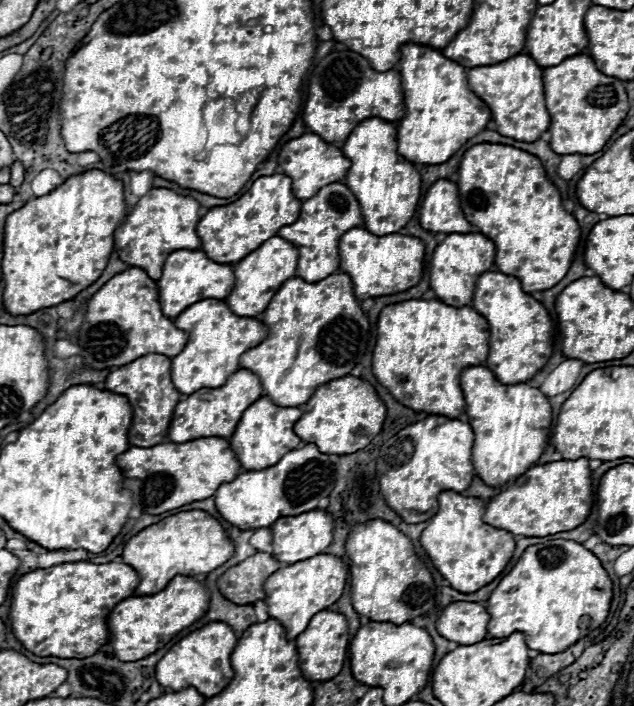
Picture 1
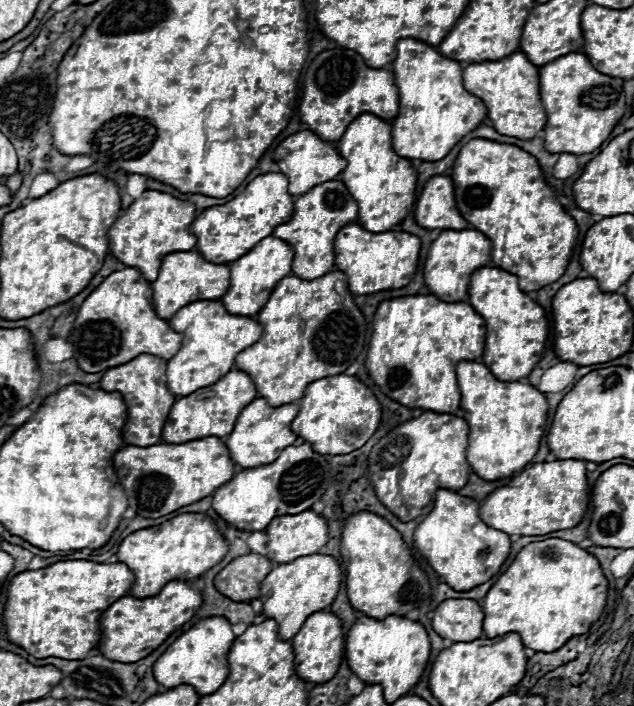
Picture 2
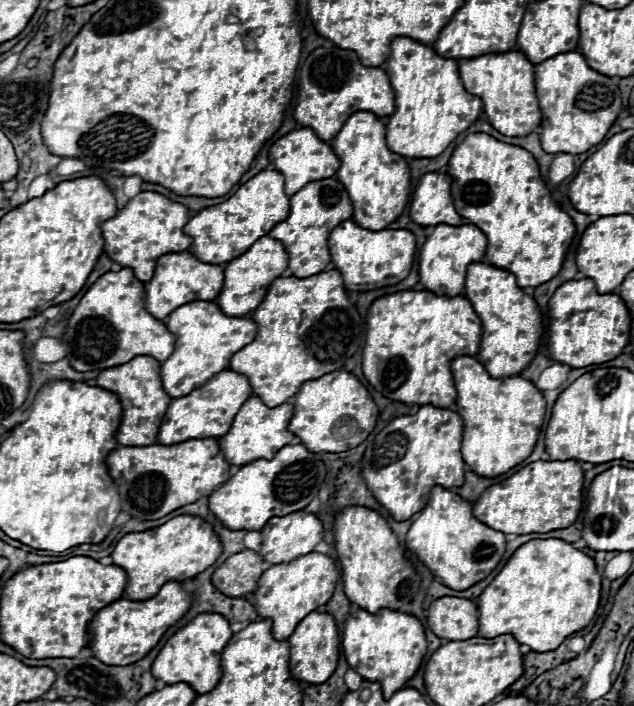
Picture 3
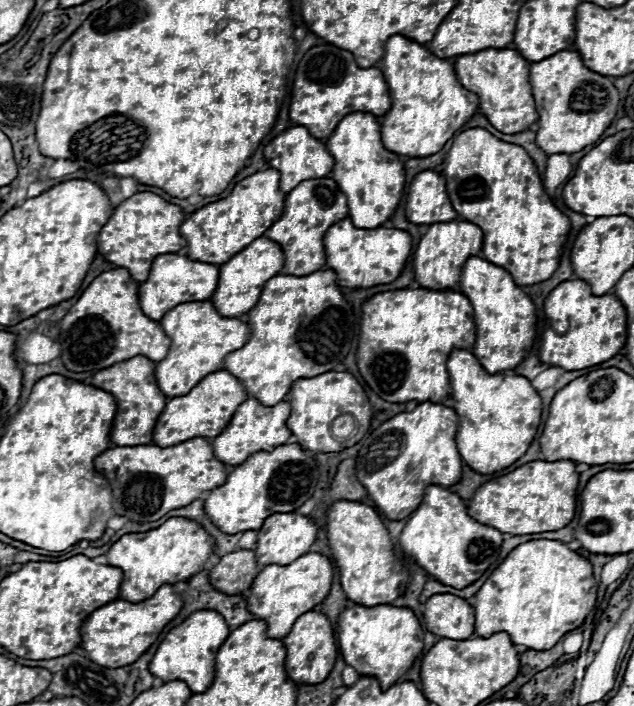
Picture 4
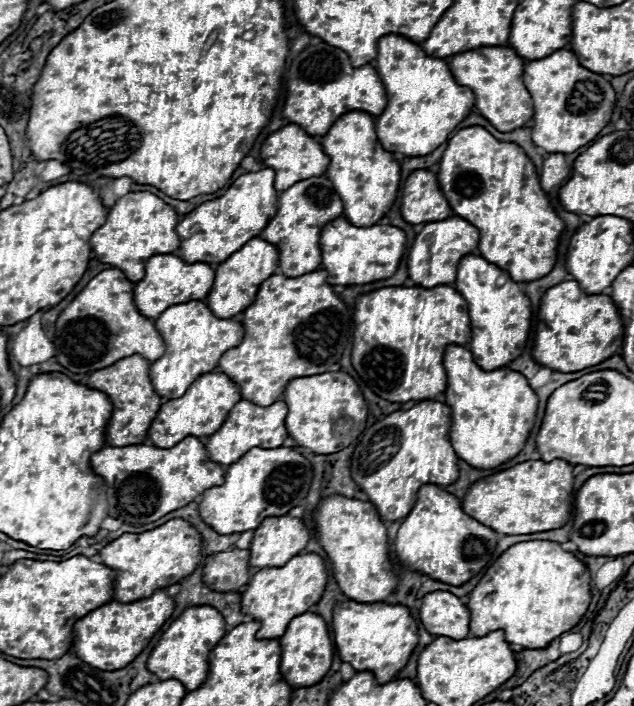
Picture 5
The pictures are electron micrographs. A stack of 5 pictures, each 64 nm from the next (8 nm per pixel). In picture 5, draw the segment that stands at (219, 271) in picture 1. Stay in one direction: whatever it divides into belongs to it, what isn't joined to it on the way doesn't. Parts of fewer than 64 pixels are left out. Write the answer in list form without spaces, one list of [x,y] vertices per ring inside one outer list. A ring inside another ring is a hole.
[[[158,254],[148,260],[146,276],[134,284],[134,302],[142,316],[156,320],[166,308],[192,300],[204,300],[214,284],[214,268],[204,262],[188,264],[174,254]]]

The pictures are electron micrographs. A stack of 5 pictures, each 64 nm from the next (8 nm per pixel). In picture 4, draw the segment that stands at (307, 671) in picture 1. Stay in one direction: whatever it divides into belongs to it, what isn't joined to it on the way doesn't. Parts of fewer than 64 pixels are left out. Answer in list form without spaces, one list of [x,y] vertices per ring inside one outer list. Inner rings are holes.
[[[308,612],[302,614],[296,624],[292,626],[290,634],[286,638],[282,638],[288,658],[286,658],[286,670],[290,680],[294,680],[296,684],[320,684],[328,678],[328,674],[334,668],[336,656],[338,656],[338,648],[336,648],[336,638],[334,638],[334,630],[332,630],[332,622],[320,614],[320,612]]]

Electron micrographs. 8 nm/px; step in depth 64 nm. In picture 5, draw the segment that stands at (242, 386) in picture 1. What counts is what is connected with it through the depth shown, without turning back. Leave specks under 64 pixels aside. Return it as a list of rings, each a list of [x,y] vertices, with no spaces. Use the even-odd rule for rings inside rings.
[[[220,372],[202,374],[200,378],[196,378],[196,382],[188,388],[188,392],[184,396],[180,396],[176,400],[168,400],[166,404],[162,404],[162,408],[158,410],[158,416],[154,418],[154,422],[150,426],[148,438],[158,448],[172,448],[174,444],[182,442],[188,436],[196,436],[196,438],[212,436],[214,432],[220,430],[228,412],[240,400],[242,400],[240,388],[226,374],[220,374]]]

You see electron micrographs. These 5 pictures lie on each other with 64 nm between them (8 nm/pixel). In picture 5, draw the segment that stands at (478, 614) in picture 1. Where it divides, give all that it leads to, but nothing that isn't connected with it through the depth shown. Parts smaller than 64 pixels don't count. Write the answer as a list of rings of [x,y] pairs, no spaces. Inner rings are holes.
[[[430,592],[422,598],[422,626],[434,636],[462,640],[470,634],[470,610],[450,592]]]

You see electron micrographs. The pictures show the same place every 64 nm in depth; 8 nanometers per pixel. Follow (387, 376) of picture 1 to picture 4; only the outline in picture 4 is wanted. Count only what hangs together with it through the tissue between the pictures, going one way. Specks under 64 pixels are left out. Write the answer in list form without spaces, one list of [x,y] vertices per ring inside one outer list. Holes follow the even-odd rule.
[[[392,290],[380,292],[362,304],[358,370],[366,384],[388,402],[434,402],[444,404],[452,396],[448,376],[448,356],[452,350],[470,350],[476,342],[476,320],[468,298],[460,292],[438,290]]]

